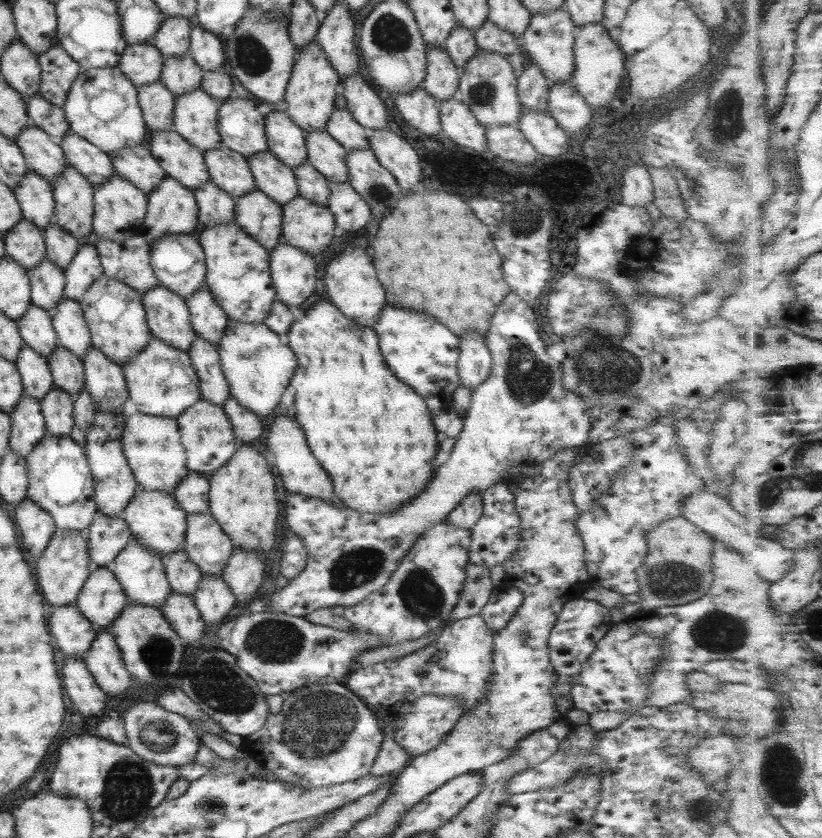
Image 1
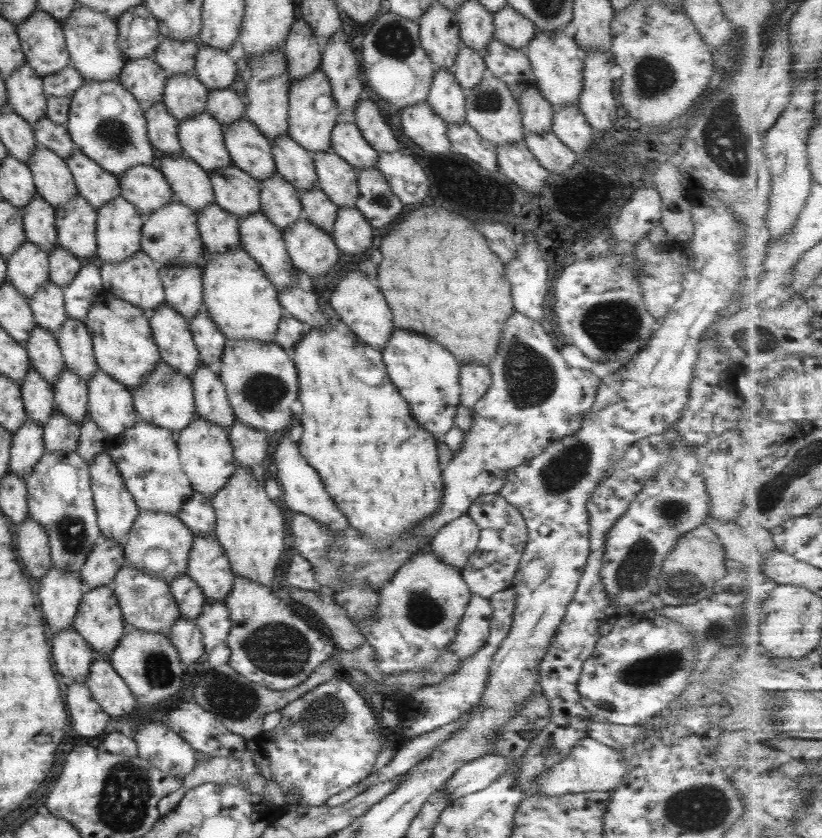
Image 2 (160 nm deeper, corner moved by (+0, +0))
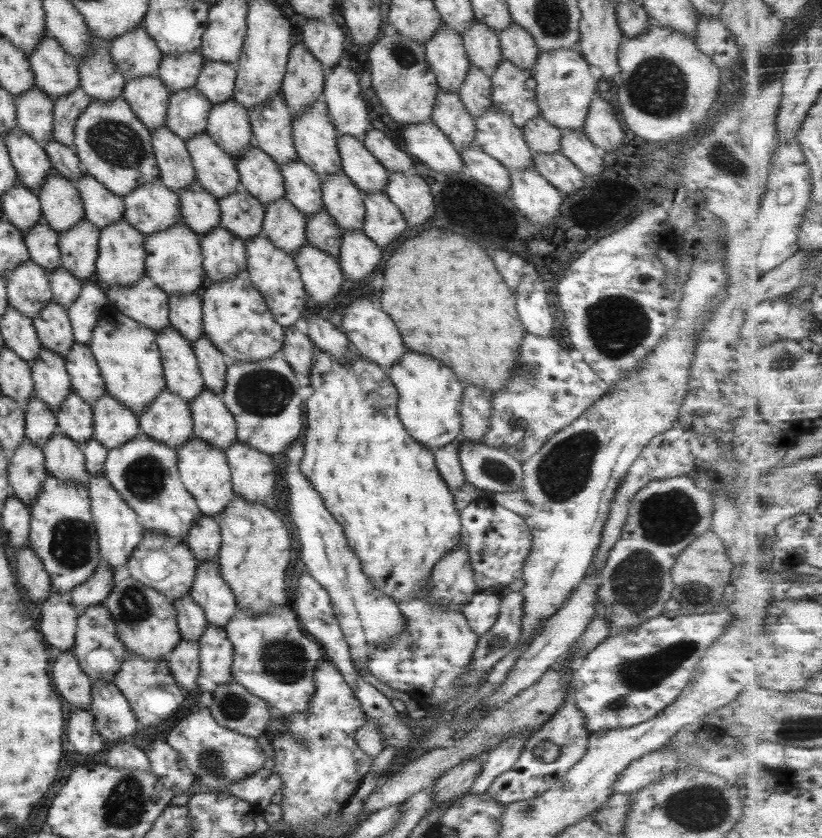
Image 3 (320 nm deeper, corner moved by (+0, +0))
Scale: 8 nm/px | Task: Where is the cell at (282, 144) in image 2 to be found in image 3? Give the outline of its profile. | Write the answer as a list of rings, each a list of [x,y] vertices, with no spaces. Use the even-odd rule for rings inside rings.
[[[294,158],[291,162],[278,167],[285,199],[305,217],[305,220],[323,209],[321,178],[315,175],[309,166],[305,166],[298,158]]]

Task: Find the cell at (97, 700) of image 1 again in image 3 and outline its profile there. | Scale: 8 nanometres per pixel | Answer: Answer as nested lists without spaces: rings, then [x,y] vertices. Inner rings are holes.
[[[88,709],[70,710],[65,736],[73,750],[85,758],[99,759],[106,748],[104,740],[93,730],[93,717]]]

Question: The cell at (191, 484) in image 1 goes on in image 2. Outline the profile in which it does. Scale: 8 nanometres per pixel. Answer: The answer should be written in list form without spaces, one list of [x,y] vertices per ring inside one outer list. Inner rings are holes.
[[[192,491],[192,495],[178,510],[176,517],[193,536],[213,535],[215,515],[209,498]]]

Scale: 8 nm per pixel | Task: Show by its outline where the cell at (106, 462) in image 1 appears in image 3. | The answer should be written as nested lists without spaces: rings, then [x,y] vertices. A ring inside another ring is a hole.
[[[88,475],[86,489],[89,497],[90,515],[96,530],[98,553],[102,561],[113,570],[126,566],[130,552],[141,542],[144,529],[137,524],[137,515],[125,504],[116,490],[101,476]]]

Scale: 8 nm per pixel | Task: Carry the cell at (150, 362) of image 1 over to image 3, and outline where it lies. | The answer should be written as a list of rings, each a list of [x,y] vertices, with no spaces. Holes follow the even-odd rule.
[[[164,386],[144,410],[137,414],[139,432],[176,450],[192,436],[188,404]]]

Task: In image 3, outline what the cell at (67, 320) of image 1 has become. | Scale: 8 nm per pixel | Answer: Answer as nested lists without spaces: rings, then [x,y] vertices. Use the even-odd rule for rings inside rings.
[[[74,341],[63,358],[69,375],[70,390],[89,405],[99,400],[105,391],[104,382],[88,345]]]

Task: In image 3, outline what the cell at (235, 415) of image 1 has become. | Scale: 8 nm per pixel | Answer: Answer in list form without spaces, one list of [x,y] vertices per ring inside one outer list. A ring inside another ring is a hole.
[[[237,440],[224,453],[234,494],[265,505],[265,497],[272,496],[275,486],[270,455]]]

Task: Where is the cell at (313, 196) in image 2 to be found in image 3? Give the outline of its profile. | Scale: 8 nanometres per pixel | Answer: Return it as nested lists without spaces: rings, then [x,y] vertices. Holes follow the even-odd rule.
[[[321,209],[309,216],[305,223],[305,241],[311,247],[337,259],[343,230],[333,223],[329,213]]]

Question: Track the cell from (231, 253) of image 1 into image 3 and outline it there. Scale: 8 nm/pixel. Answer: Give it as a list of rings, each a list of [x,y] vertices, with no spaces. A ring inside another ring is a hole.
[[[245,269],[240,270],[235,278],[221,282],[208,283],[206,281],[205,285],[200,299],[202,329],[210,343],[226,356],[227,365],[232,364],[233,360],[237,360],[237,352],[233,350],[233,346],[229,342],[243,330],[247,330],[255,336],[255,340],[251,342],[251,346],[247,350],[251,361],[265,360],[270,356],[278,355],[282,345],[283,329],[273,321],[260,292],[257,292],[256,288],[249,282]]]

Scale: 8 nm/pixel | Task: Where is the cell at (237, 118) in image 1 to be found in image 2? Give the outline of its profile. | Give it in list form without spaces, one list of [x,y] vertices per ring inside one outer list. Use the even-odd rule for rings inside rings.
[[[244,117],[234,120],[234,122],[230,122],[229,125],[225,126],[222,137],[231,162],[237,166],[237,169],[247,173],[247,175],[251,176],[251,179],[257,180],[258,183],[267,179],[267,176],[273,175],[275,168],[270,151],[270,142],[252,122],[249,122]]]

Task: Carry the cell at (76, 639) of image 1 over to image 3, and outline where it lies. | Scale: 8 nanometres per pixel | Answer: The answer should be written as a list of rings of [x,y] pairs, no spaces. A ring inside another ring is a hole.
[[[73,649],[57,652],[57,660],[51,670],[55,690],[63,700],[67,700],[70,709],[88,709],[92,680],[79,669]]]

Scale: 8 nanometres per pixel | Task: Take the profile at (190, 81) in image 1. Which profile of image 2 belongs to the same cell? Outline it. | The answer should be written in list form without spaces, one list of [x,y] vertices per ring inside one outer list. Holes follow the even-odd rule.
[[[193,70],[187,74],[171,74],[167,77],[162,90],[162,103],[175,120],[185,120],[204,110],[207,91],[208,89],[193,75]]]

